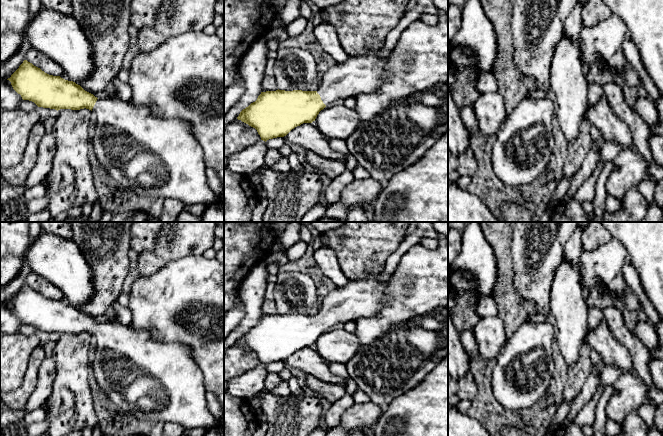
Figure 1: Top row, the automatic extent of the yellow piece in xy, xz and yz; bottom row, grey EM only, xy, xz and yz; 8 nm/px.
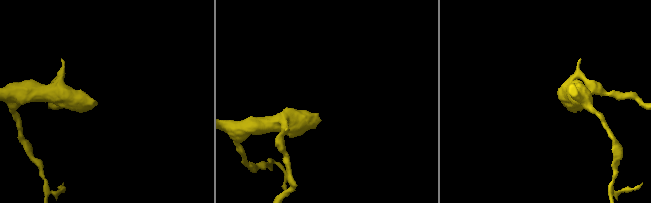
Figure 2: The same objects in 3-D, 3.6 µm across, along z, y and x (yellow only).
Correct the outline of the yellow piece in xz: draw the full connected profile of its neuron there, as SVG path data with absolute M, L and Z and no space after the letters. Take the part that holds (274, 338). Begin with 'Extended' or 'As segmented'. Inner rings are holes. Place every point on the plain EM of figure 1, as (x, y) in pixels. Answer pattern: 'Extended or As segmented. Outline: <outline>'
Extended. Outline: M368 272L361 279L349 279L344 286L336 287L321 300L321 306L316 315L278 313L261 316L255 326L240 336L237 343L255 352L261 364L265 366L269 363L284 361L295 351L315 345L321 334L334 328L338 323L344 324L348 321L375 316L385 302L388 283L393 278L392 275L386 282L382 283L382 272L377 274Z

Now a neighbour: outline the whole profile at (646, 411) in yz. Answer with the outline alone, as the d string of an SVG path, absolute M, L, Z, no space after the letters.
M644 402L638 408L638 413L648 428L655 426L654 424L655 410L656 410L656 407L653 404L648 402Z

